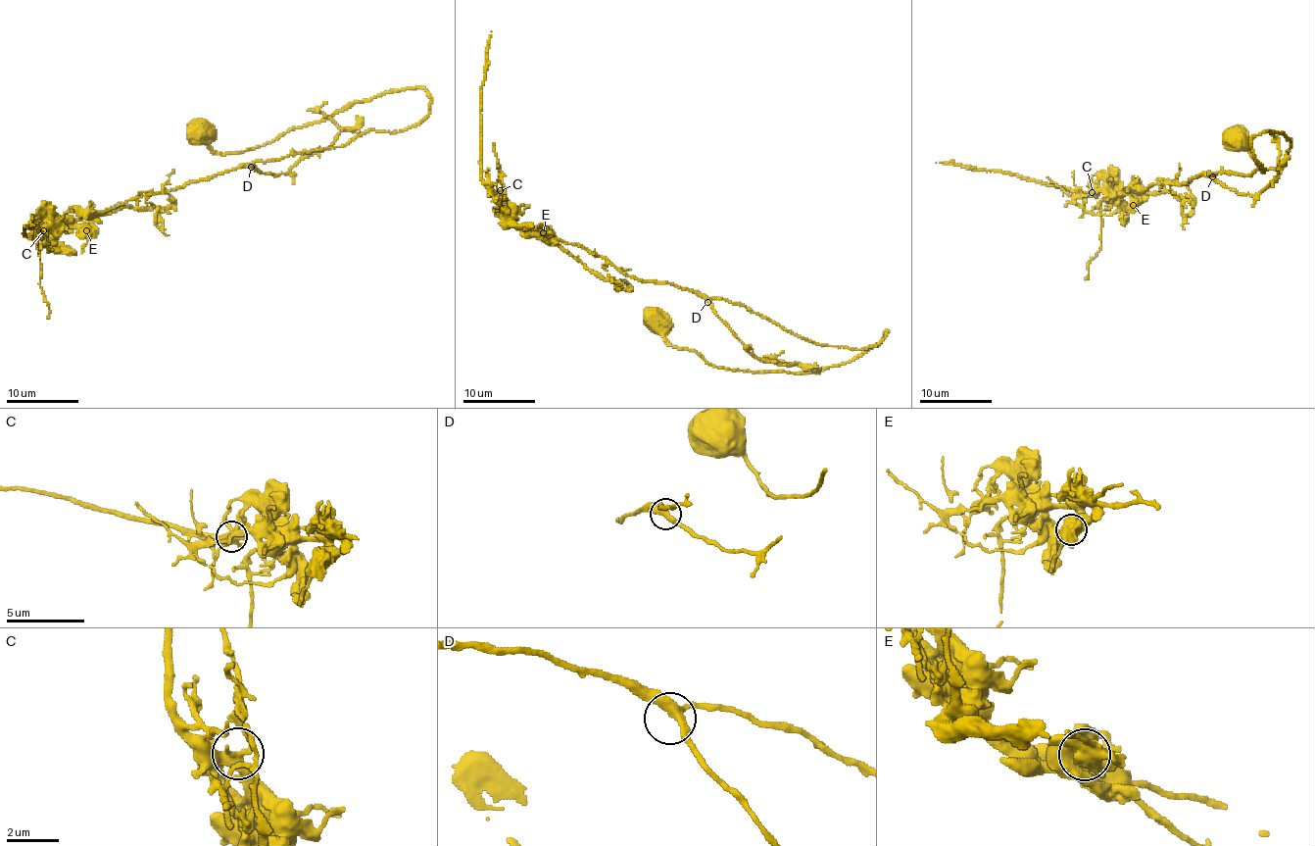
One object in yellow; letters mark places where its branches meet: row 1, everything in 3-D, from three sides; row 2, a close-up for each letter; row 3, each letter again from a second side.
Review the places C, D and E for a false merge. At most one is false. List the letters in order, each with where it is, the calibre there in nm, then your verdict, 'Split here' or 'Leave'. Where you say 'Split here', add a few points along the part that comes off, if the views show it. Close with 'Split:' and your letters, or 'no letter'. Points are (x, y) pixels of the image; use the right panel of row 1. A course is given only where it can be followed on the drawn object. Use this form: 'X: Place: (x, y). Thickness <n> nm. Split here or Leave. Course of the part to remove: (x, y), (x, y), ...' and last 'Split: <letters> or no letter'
C: Place: (1092, 192). Thickness 320 nm. Leave
D: Place: (1212, 176). Thickness 360 nm. Leave
E: Place: (1133, 205). Thickness 750 nm. Leave
Split: no letter

